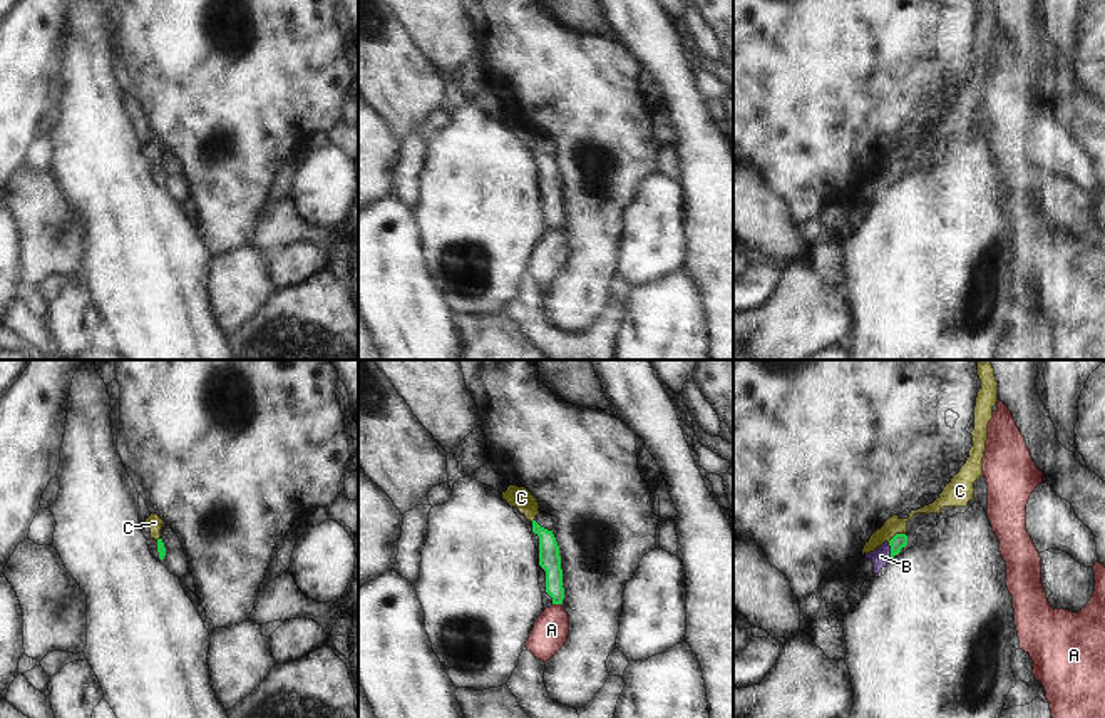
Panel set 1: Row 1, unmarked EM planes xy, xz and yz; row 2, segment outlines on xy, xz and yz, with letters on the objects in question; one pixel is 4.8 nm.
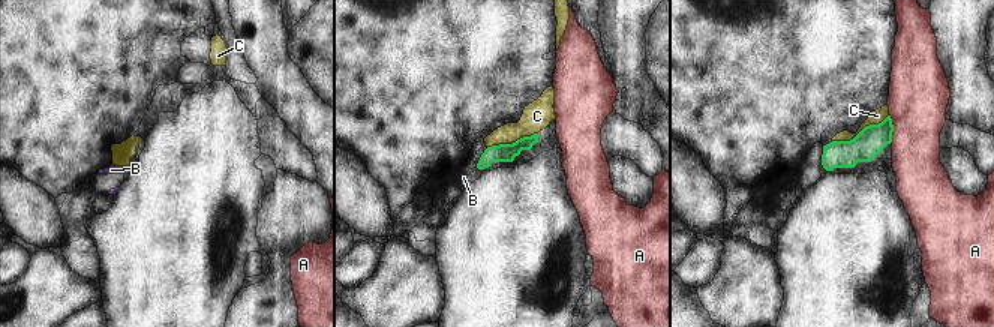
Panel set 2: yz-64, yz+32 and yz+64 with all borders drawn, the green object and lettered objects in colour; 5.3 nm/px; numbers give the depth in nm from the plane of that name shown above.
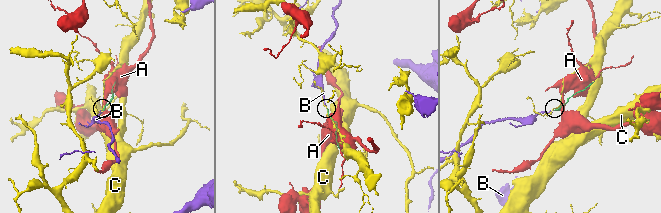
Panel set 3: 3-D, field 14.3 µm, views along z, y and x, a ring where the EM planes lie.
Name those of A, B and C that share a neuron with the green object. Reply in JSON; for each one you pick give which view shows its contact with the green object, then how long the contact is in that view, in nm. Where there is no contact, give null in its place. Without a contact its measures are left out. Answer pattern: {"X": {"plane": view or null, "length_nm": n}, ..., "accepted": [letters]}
{"B": {"plane": "yz", "length_nm": 80}, "accepted": ["B"]}

